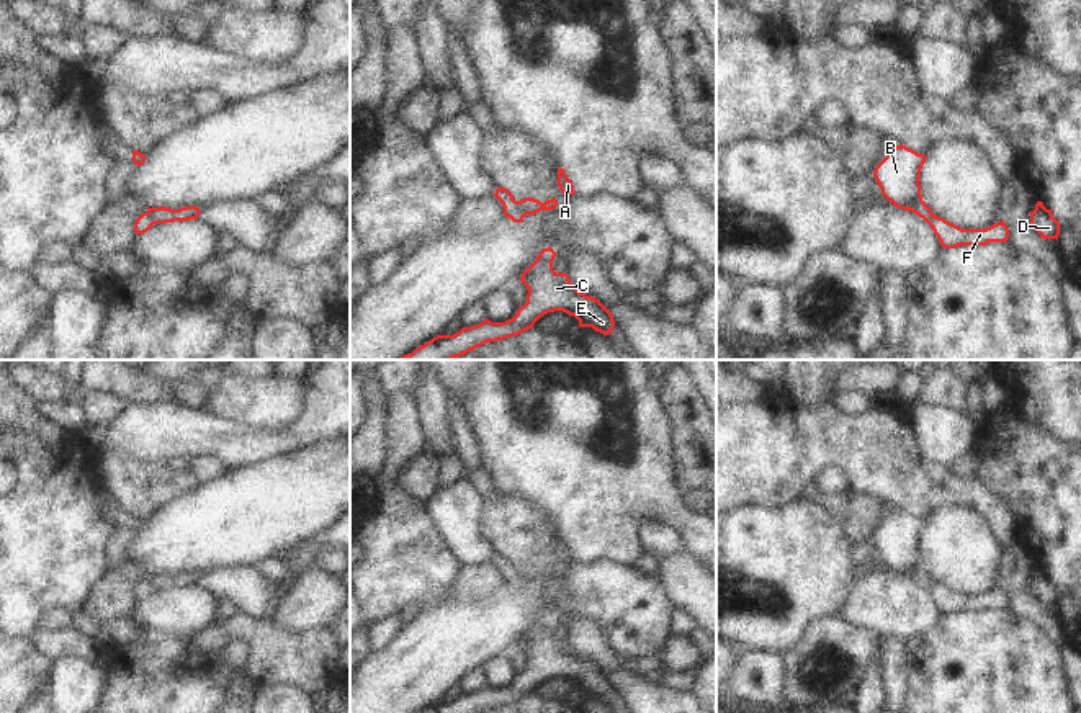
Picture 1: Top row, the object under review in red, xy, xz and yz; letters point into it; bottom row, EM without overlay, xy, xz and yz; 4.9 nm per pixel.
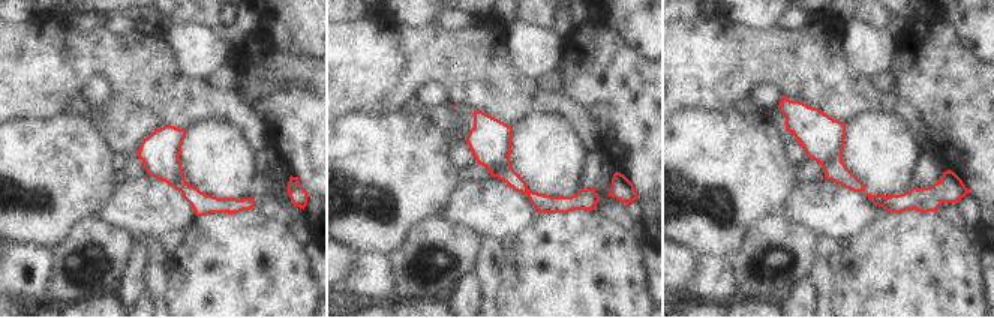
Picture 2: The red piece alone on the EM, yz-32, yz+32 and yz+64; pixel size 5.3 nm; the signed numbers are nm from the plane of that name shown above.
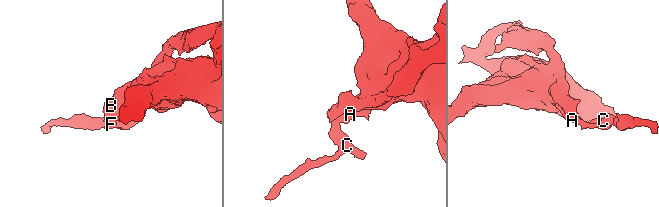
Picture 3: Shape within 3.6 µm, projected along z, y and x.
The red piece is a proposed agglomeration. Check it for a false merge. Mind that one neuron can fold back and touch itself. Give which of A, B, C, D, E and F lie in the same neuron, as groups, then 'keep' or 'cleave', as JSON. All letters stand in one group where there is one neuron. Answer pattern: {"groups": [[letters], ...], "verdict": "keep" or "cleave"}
{"groups": [["A"], ["B", "C", "D", "E", "F"]], "verdict": "cleave"}

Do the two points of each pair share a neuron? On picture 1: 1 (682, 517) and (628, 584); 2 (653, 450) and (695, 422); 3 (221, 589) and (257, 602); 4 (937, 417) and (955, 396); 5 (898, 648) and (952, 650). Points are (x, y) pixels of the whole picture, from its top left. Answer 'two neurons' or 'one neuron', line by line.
1: two neurons
2: two neurons
3: one neuron
4: two neurons
5: two neurons

